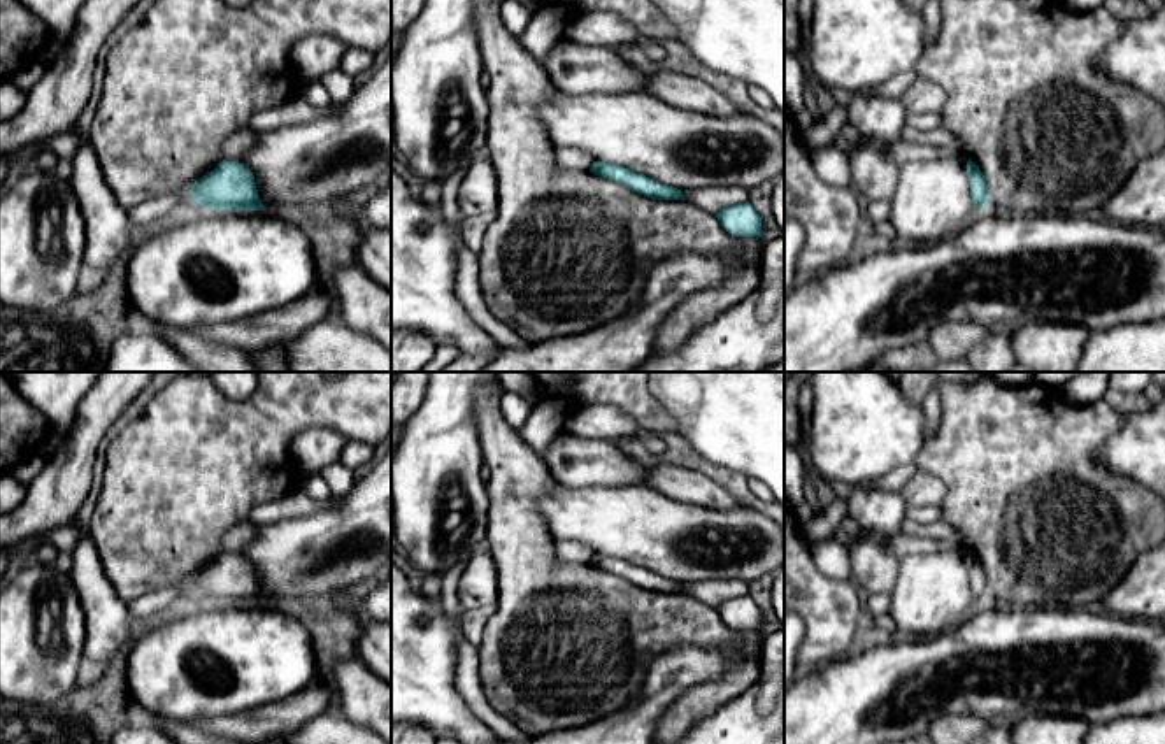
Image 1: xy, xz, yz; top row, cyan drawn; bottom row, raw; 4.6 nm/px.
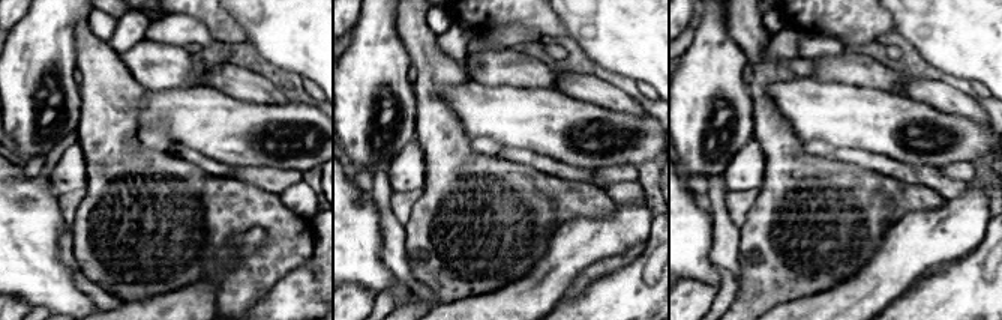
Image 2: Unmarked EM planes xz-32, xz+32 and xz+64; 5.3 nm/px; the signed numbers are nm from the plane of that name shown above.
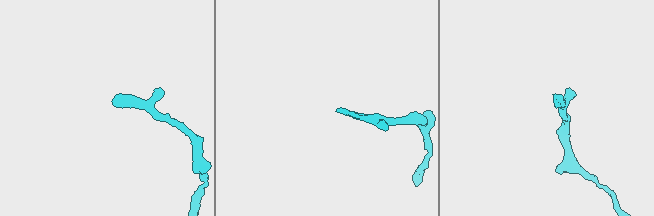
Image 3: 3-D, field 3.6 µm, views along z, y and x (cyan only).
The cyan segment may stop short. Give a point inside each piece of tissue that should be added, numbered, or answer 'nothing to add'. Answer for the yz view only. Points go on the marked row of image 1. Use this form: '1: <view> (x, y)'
nothing to add

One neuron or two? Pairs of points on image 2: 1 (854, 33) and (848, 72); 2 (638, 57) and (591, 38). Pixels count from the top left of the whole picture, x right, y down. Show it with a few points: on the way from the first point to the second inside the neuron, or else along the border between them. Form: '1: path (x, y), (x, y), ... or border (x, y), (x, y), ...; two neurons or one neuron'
1: border (848, 47), (854, 50); two neurons
2: path (626, 45), (618, 38), (603, 38); one neuron

